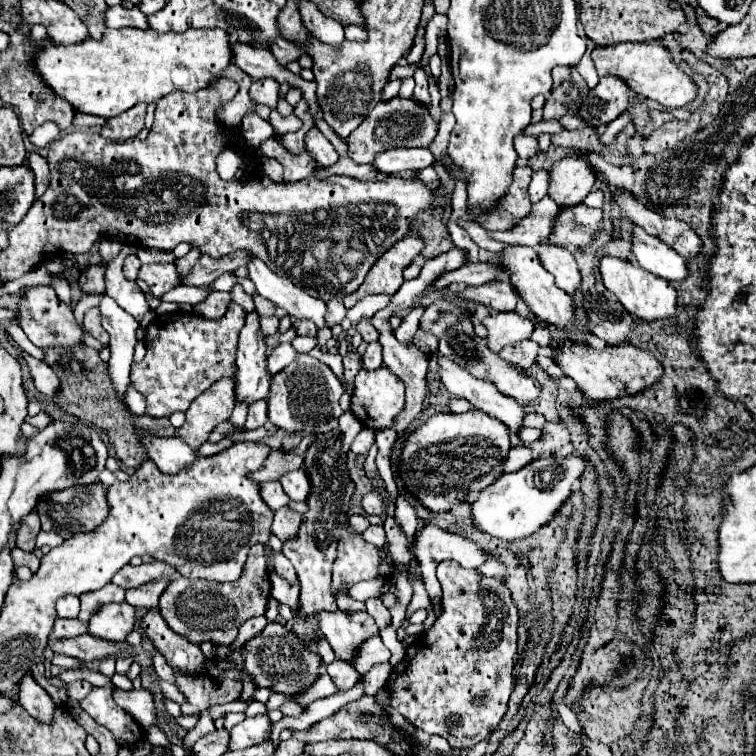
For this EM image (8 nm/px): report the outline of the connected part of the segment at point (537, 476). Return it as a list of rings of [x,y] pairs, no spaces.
[[[550,454],[542,456],[518,472],[502,474],[492,486],[480,492],[480,496],[472,502],[470,514],[480,530],[496,538],[504,538],[504,540],[526,538],[538,532],[550,520],[554,520],[558,510],[570,498],[572,486],[580,482],[584,468],[586,468],[586,460],[576,454],[568,454],[566,458],[550,456]]]

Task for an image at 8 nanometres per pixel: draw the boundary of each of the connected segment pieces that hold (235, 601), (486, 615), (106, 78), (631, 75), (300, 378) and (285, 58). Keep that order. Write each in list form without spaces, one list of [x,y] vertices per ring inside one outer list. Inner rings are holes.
[[[254,544],[248,552],[240,580],[226,584],[206,584],[204,580],[188,580],[176,576],[160,596],[160,614],[166,624],[192,644],[212,642],[228,646],[236,640],[238,626],[252,616],[266,612],[270,598],[270,576],[264,560],[264,544]]]
[[[444,560],[438,564],[438,580],[442,584],[442,616],[434,626],[420,634],[416,642],[408,648],[404,660],[394,668],[388,680],[388,690],[392,692],[392,708],[398,710],[410,724],[424,732],[444,736],[452,748],[474,748],[478,742],[486,740],[506,714],[506,704],[512,692],[512,666],[518,658],[516,628],[518,610],[512,602],[510,590],[502,580],[480,574],[478,570],[466,570],[458,562]],[[474,696],[484,696],[482,704],[472,704]],[[450,714],[458,714],[460,726],[444,728],[444,720]]]
[[[120,28],[104,32],[102,40],[88,38],[80,44],[48,44],[36,58],[36,70],[48,86],[66,98],[78,112],[104,118],[118,116],[140,102],[158,102],[174,90],[198,92],[218,80],[232,64],[232,44],[220,28],[156,32]]]
[[[618,42],[608,48],[594,48],[592,60],[596,64],[598,76],[606,76],[606,74],[620,76],[622,80],[628,82],[628,86],[636,94],[640,94],[648,100],[654,100],[666,108],[686,106],[698,96],[696,82],[686,72],[680,70],[680,66],[674,62],[670,50],[656,42]]]
[[[298,354],[298,358],[282,372],[272,378],[272,388],[268,396],[268,420],[284,432],[300,432],[300,434],[324,434],[338,426],[338,418],[342,416],[340,396],[344,394],[344,386],[336,378],[336,374],[320,360],[310,354]]]
[[[286,38],[276,40],[276,44],[272,44],[270,50],[272,50],[272,54],[276,56],[276,60],[278,60],[282,66],[286,66],[286,64],[290,64],[290,62],[296,62],[300,56],[304,56],[304,48],[296,46],[294,42],[290,42],[290,40],[286,40]]]

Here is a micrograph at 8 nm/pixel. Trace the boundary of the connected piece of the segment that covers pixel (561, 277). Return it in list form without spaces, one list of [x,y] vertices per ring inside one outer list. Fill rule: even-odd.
[[[548,240],[540,242],[538,256],[544,268],[556,278],[556,286],[568,292],[570,296],[574,296],[582,284],[582,276],[580,276],[576,258],[566,248],[556,248],[548,244]]]

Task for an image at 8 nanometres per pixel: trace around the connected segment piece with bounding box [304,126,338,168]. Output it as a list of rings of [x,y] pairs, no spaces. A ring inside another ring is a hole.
[[[312,126],[312,128],[306,132],[304,142],[306,142],[306,150],[314,156],[314,160],[318,162],[318,166],[326,168],[326,166],[336,164],[338,154],[336,154],[334,146],[324,138],[324,134],[322,134],[316,126]]]

